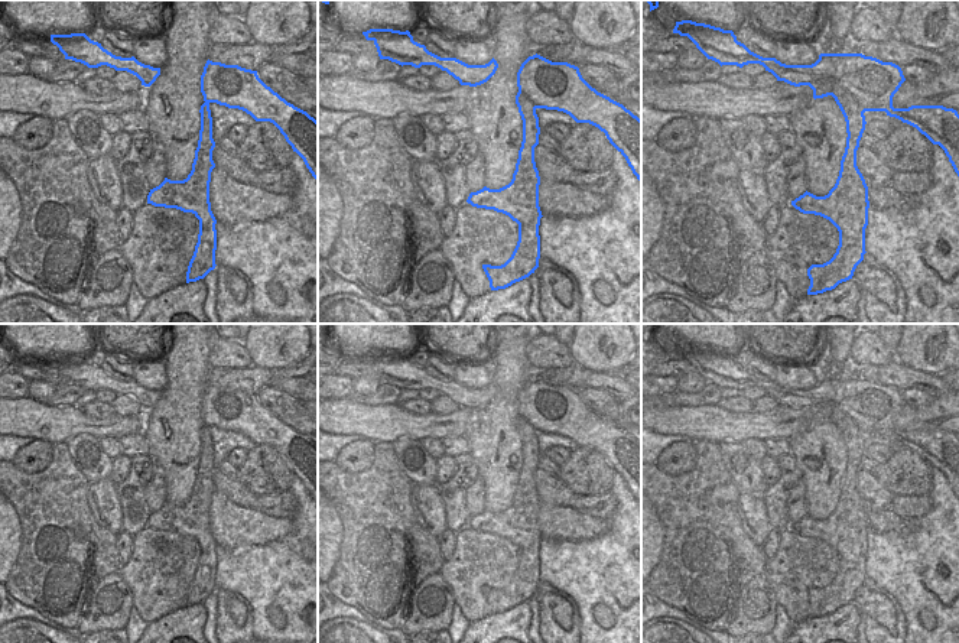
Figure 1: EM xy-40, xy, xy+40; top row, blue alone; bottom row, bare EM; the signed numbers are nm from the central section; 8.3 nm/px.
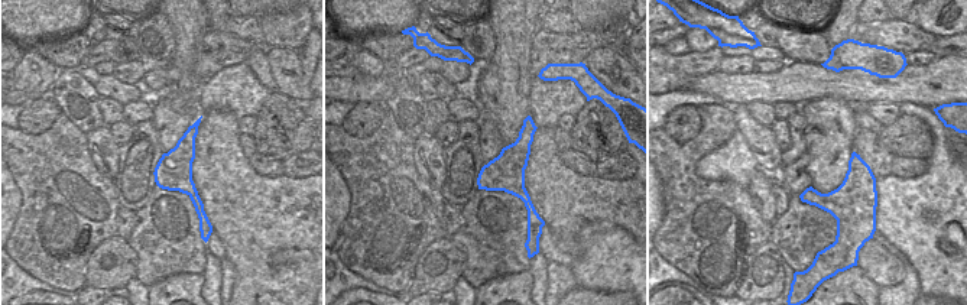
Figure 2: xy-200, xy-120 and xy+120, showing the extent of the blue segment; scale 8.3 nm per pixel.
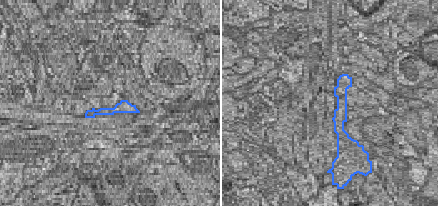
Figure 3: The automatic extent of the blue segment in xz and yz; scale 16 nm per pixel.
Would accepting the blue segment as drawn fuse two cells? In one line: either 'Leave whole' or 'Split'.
Split.

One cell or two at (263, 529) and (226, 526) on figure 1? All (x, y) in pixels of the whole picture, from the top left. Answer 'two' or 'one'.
one

